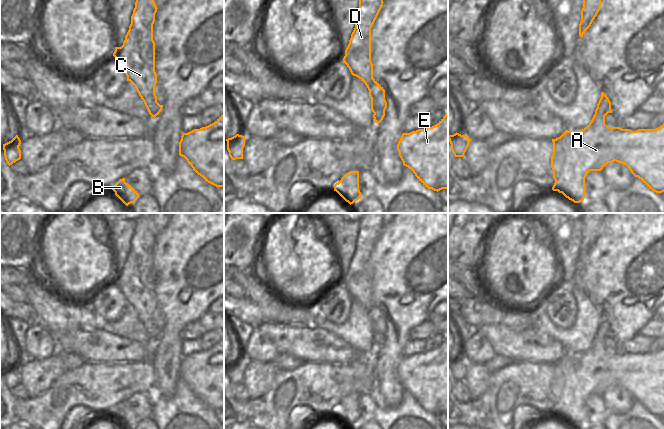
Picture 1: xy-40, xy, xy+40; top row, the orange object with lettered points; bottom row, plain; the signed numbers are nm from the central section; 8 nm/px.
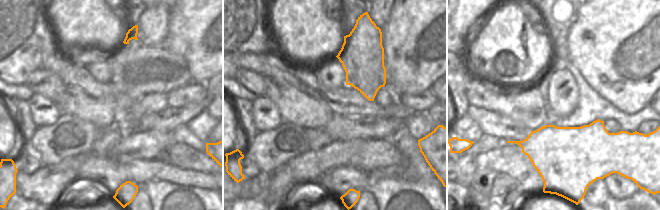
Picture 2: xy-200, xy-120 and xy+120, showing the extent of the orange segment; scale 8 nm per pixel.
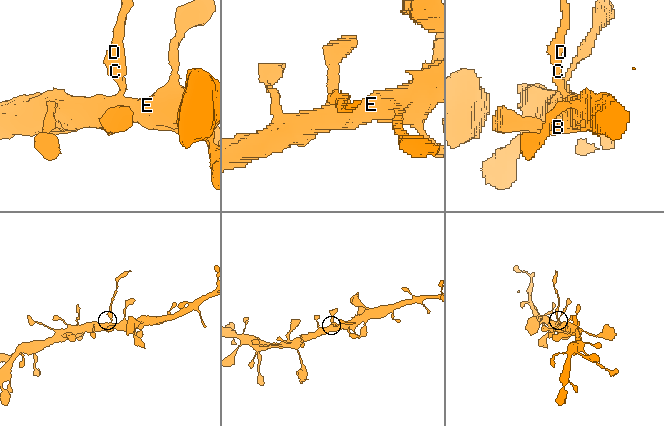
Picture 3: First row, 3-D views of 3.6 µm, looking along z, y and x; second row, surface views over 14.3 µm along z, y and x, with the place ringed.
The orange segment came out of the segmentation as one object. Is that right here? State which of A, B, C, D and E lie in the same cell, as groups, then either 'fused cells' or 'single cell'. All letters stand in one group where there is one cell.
A B E / C D; fused cells

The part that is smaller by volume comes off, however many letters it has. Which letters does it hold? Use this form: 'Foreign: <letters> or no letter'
Foreign: C, D

